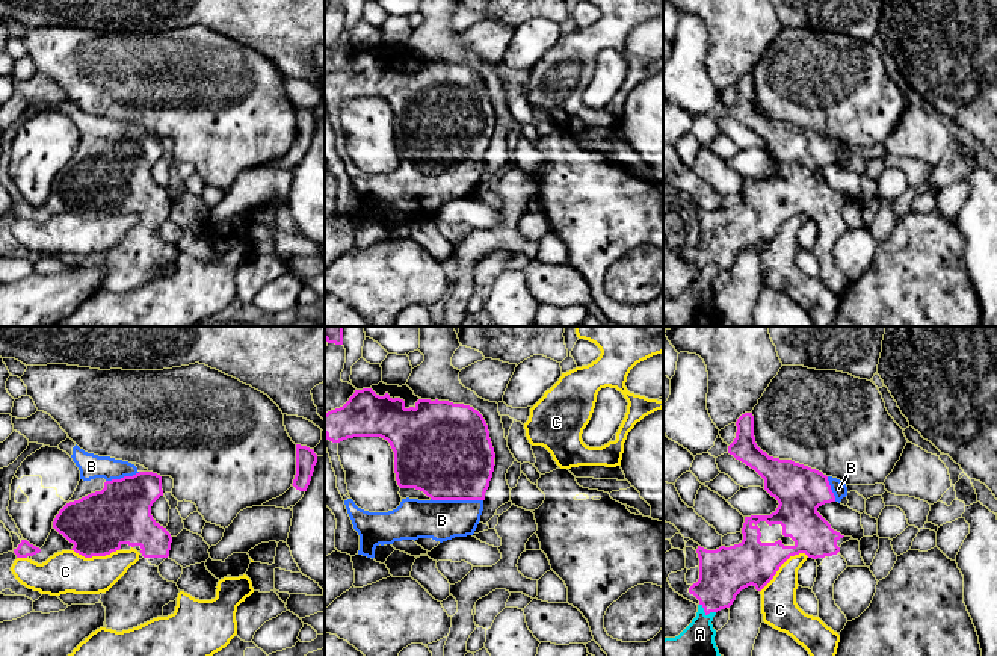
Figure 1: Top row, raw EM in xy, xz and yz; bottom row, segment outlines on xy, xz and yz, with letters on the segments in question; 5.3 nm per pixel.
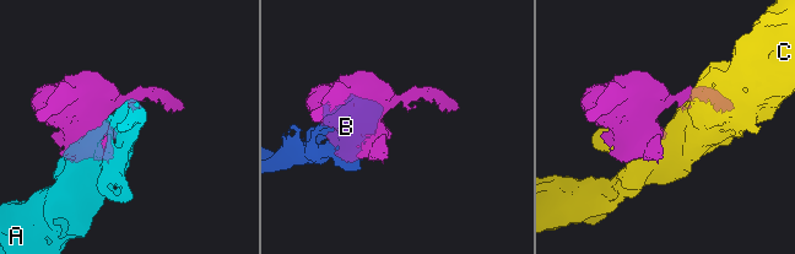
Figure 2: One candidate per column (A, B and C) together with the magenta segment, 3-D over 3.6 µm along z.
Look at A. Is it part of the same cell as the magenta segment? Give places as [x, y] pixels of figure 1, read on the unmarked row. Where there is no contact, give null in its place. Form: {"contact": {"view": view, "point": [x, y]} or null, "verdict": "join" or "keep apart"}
{"contact": {"view": "yz", "point": [706, 274]}, "verdict": "join"}

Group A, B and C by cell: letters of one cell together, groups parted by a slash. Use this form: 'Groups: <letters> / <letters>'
Groups: A B / C

